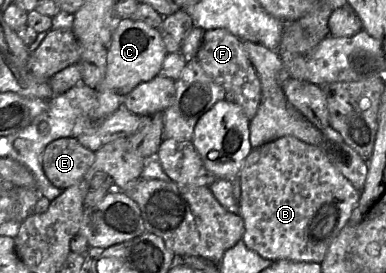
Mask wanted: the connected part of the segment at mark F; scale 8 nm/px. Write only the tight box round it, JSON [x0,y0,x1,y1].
[196,29,261,120]

